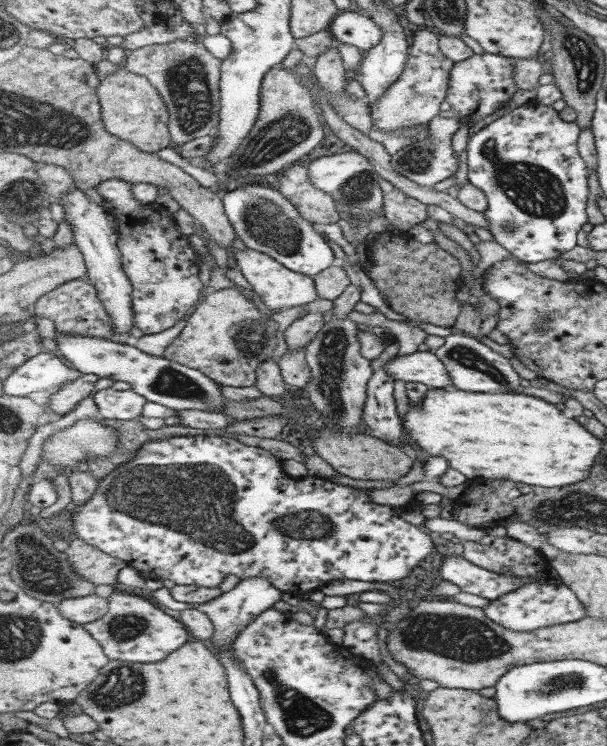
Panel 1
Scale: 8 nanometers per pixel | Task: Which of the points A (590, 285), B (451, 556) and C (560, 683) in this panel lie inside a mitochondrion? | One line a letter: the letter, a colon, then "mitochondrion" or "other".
A: other
B: other
C: mitochondrion

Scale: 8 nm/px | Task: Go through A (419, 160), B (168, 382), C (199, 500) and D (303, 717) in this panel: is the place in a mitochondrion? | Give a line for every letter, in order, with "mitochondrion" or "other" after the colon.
A: mitochondrion
B: mitochondrion
C: mitochondrion
D: mitochondrion

